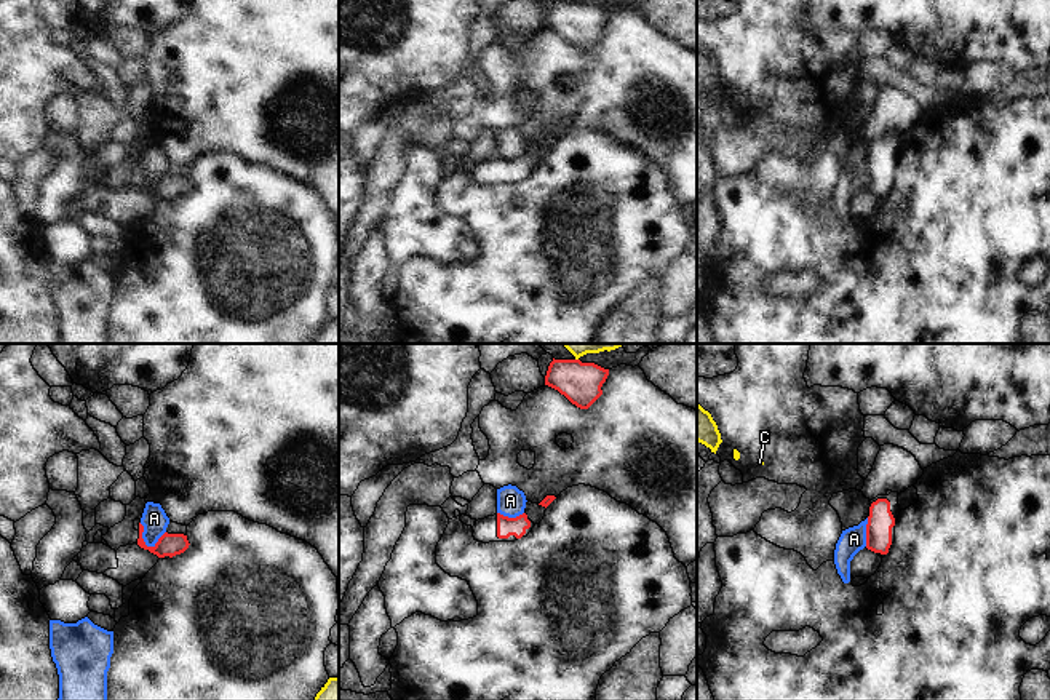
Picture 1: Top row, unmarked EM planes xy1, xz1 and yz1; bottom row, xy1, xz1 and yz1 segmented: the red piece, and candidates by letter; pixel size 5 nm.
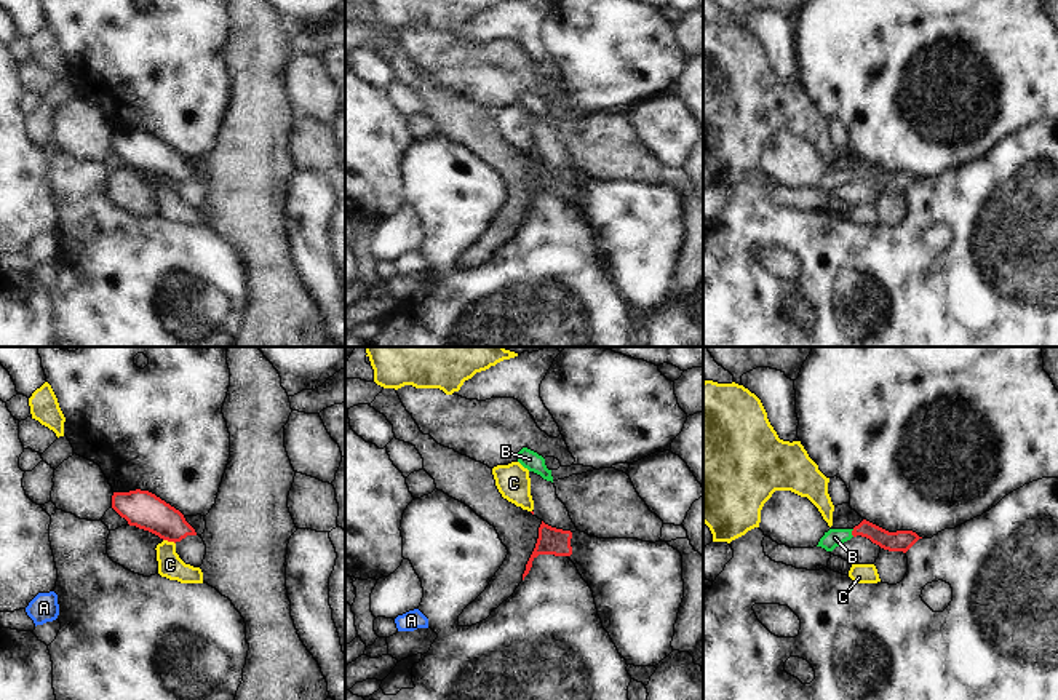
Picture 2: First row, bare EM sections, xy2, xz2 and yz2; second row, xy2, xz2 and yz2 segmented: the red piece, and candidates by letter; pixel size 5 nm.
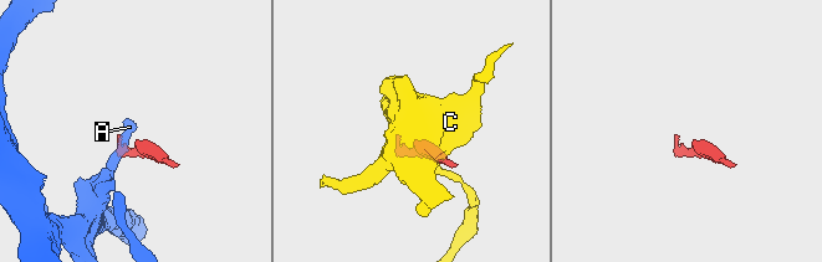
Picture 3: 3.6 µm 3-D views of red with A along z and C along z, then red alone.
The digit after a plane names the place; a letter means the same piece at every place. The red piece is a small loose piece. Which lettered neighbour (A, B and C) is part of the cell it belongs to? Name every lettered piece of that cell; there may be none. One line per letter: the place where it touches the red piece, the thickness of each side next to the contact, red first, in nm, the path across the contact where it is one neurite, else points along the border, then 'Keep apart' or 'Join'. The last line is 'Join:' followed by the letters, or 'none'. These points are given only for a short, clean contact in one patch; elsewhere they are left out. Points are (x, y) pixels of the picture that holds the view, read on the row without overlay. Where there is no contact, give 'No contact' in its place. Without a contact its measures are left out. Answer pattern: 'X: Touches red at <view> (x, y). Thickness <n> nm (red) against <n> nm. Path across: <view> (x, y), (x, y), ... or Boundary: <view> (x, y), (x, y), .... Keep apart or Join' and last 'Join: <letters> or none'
A: Touches red at xy1 (141, 179). Thickness 110 nm (red) against 130 nm. Boundary: xy1 (139, 165), (143, 168), (143, 182), (154, 189). Keep apart
B: Touches red at yz2 (852, 174). Thickness 110 nm (red) against 90 nm. Path across: yz2 (900, 182), (852, 174), (835, 179). Join
C: Touches red at xy2 (170, 182). Thickness 190 nm (red) against 120 nm. Boundary: xy2 (163, 181), (175, 186). Keep apart
Join: B.

